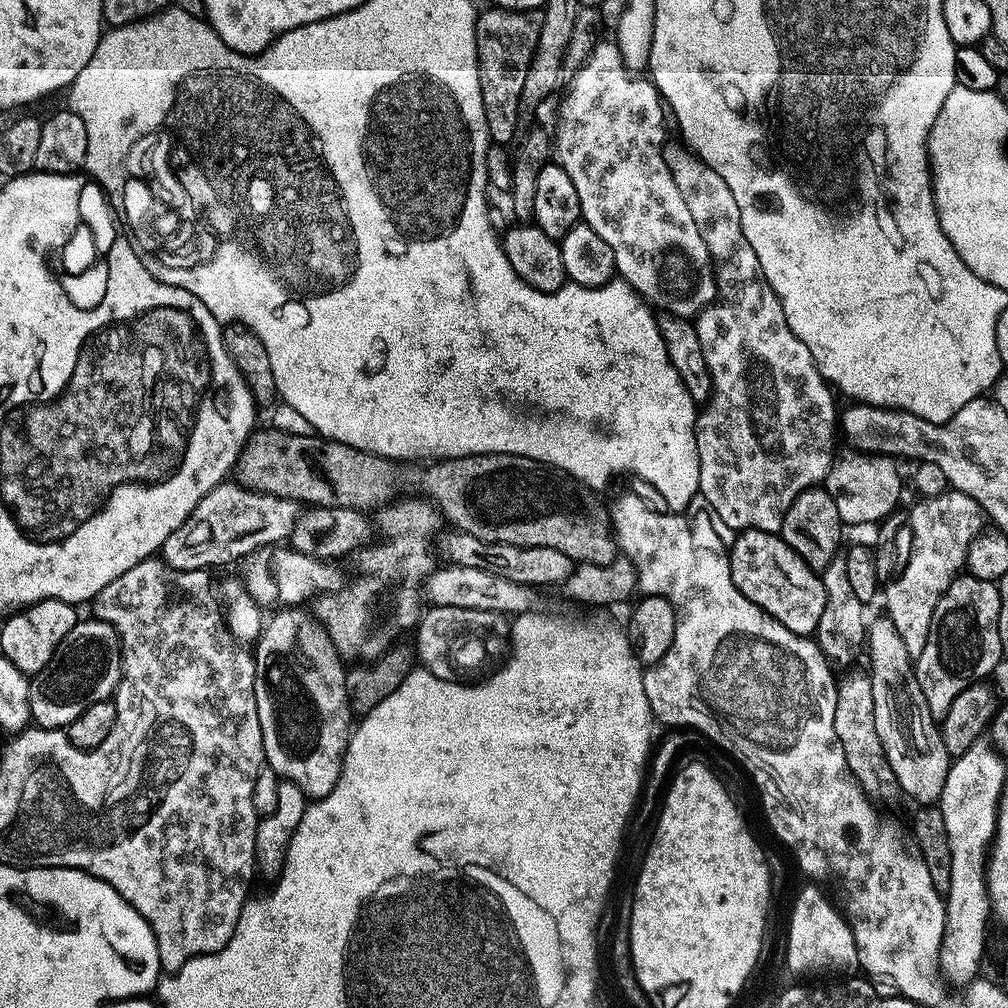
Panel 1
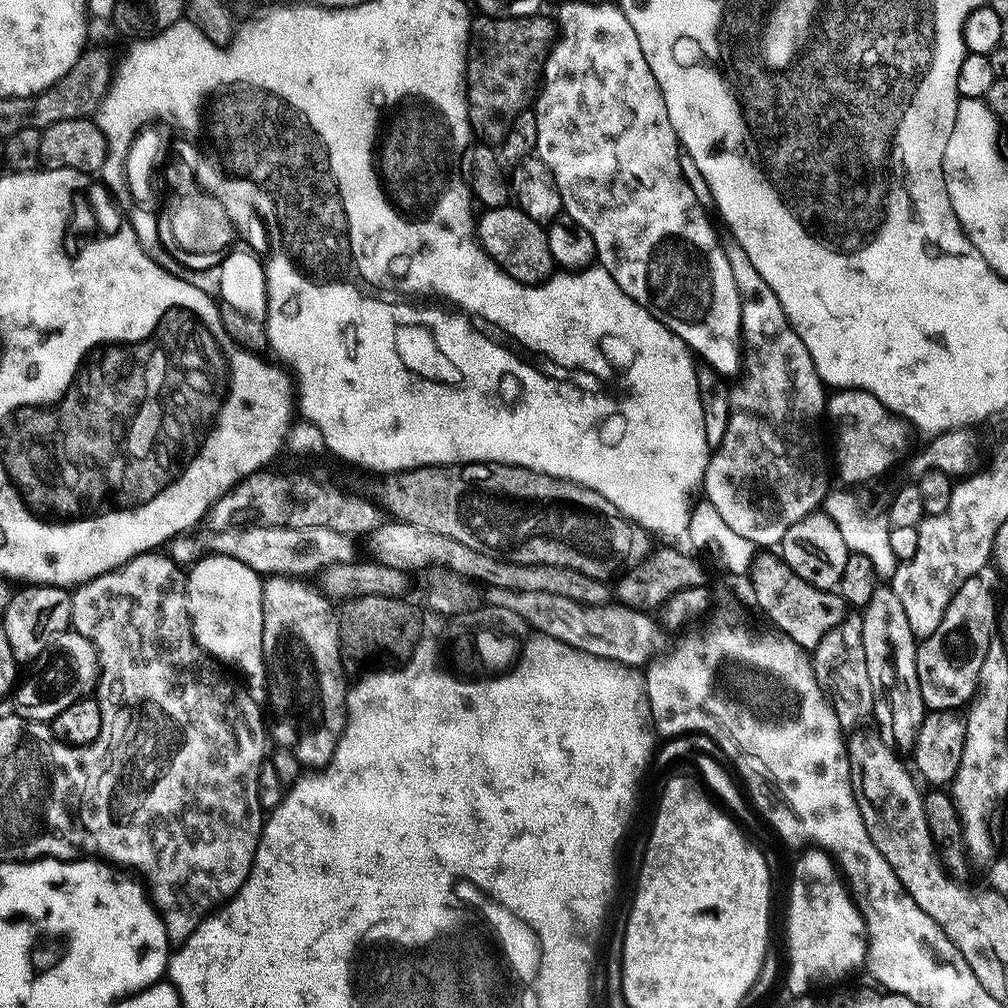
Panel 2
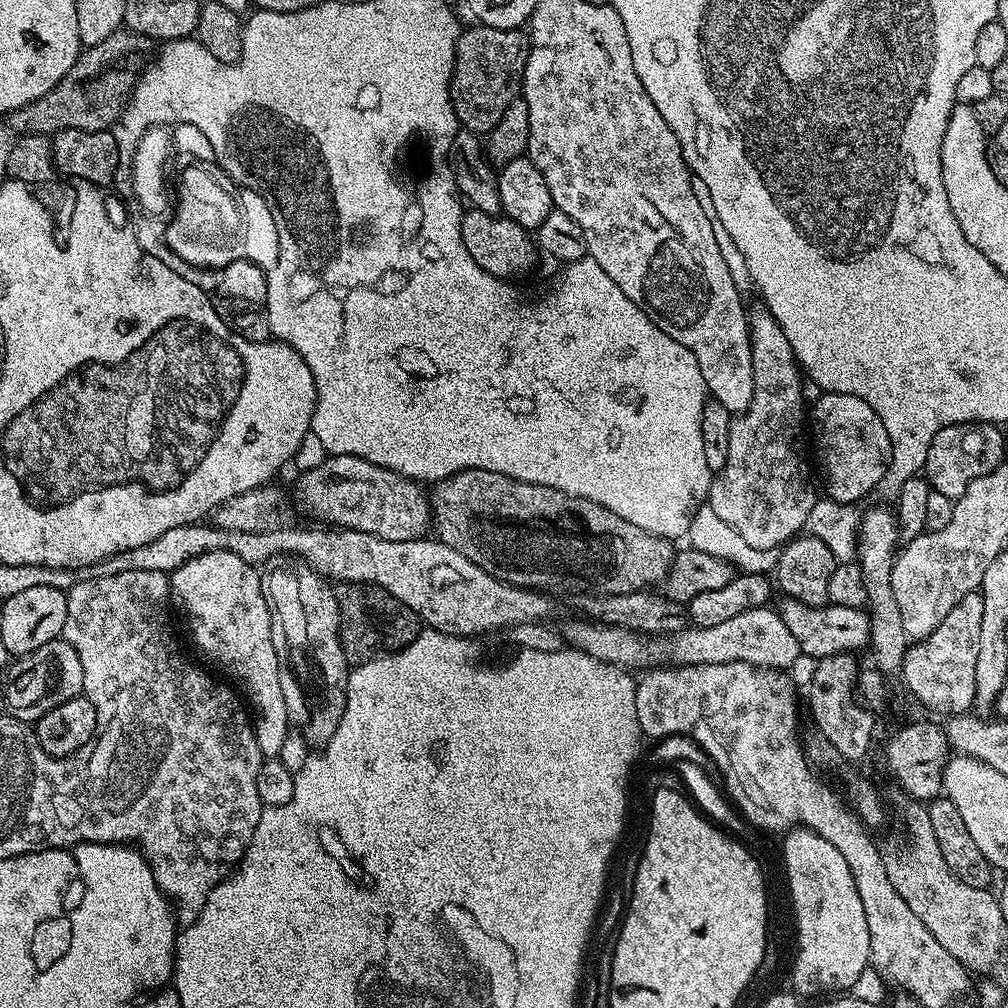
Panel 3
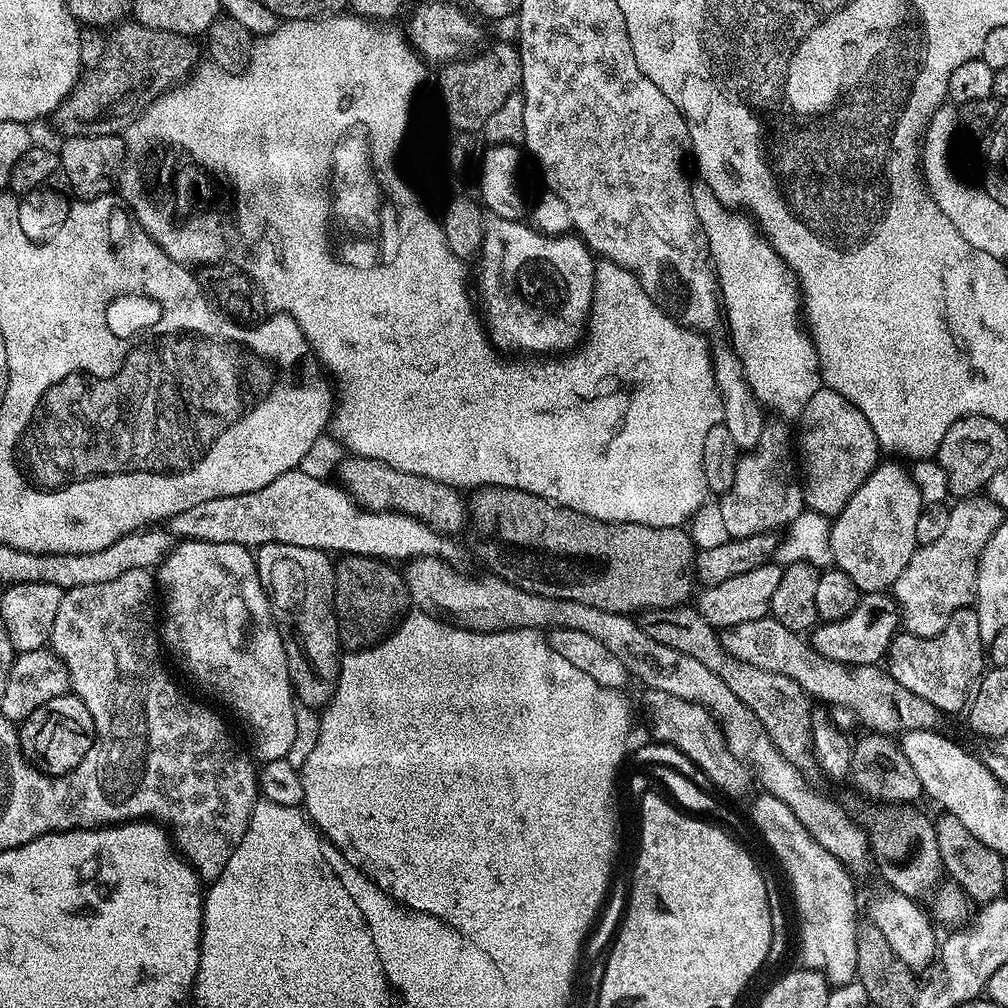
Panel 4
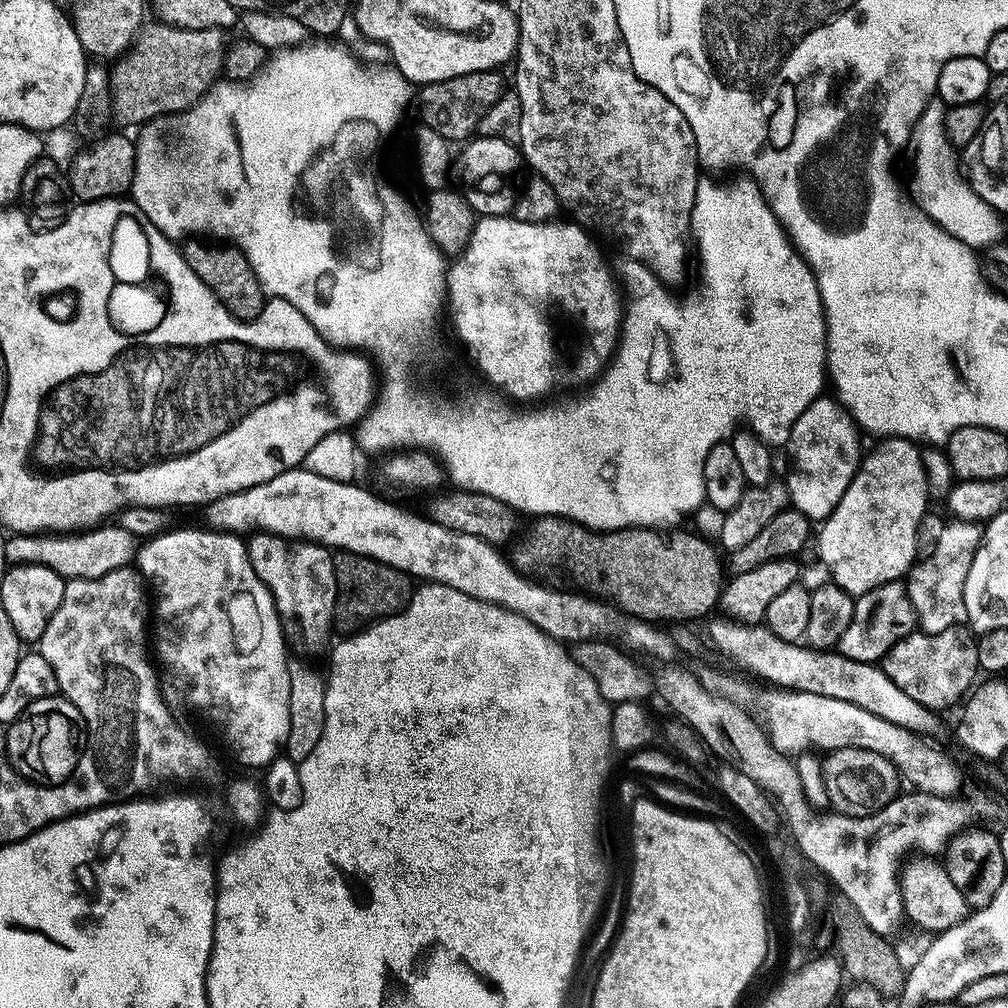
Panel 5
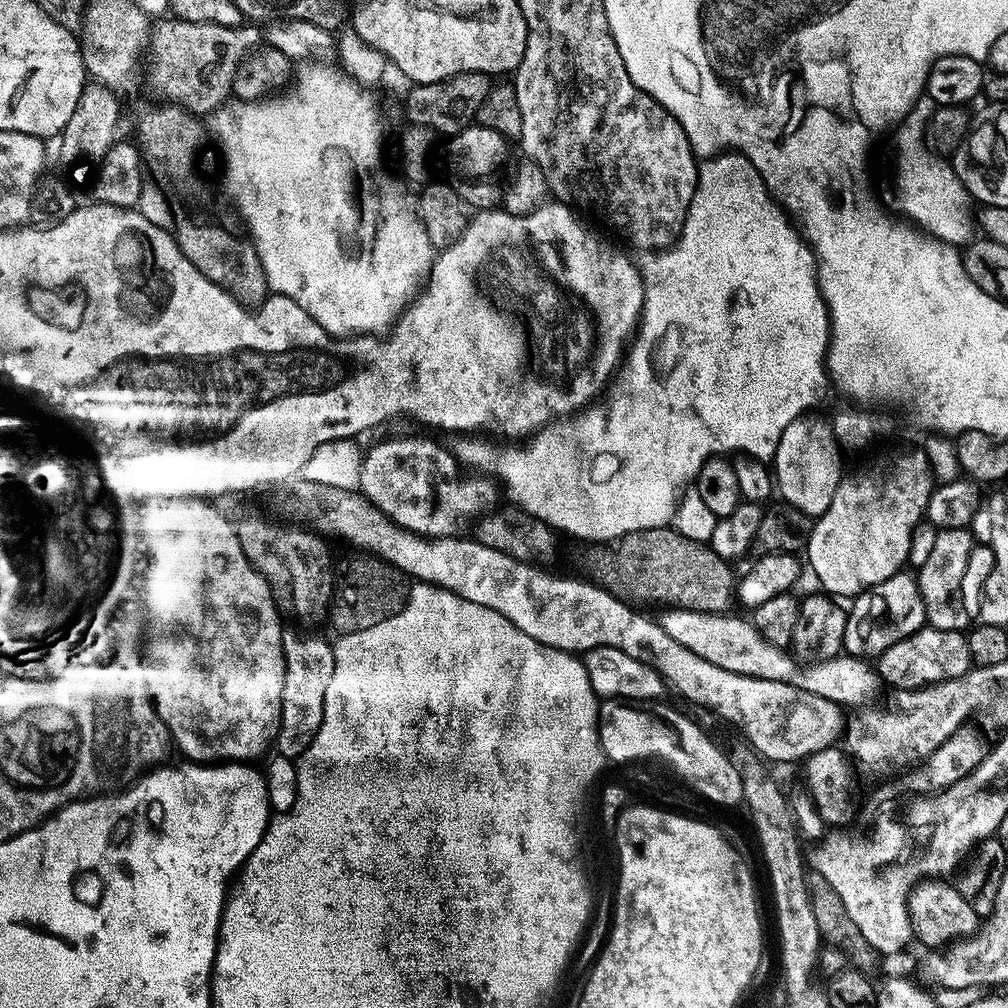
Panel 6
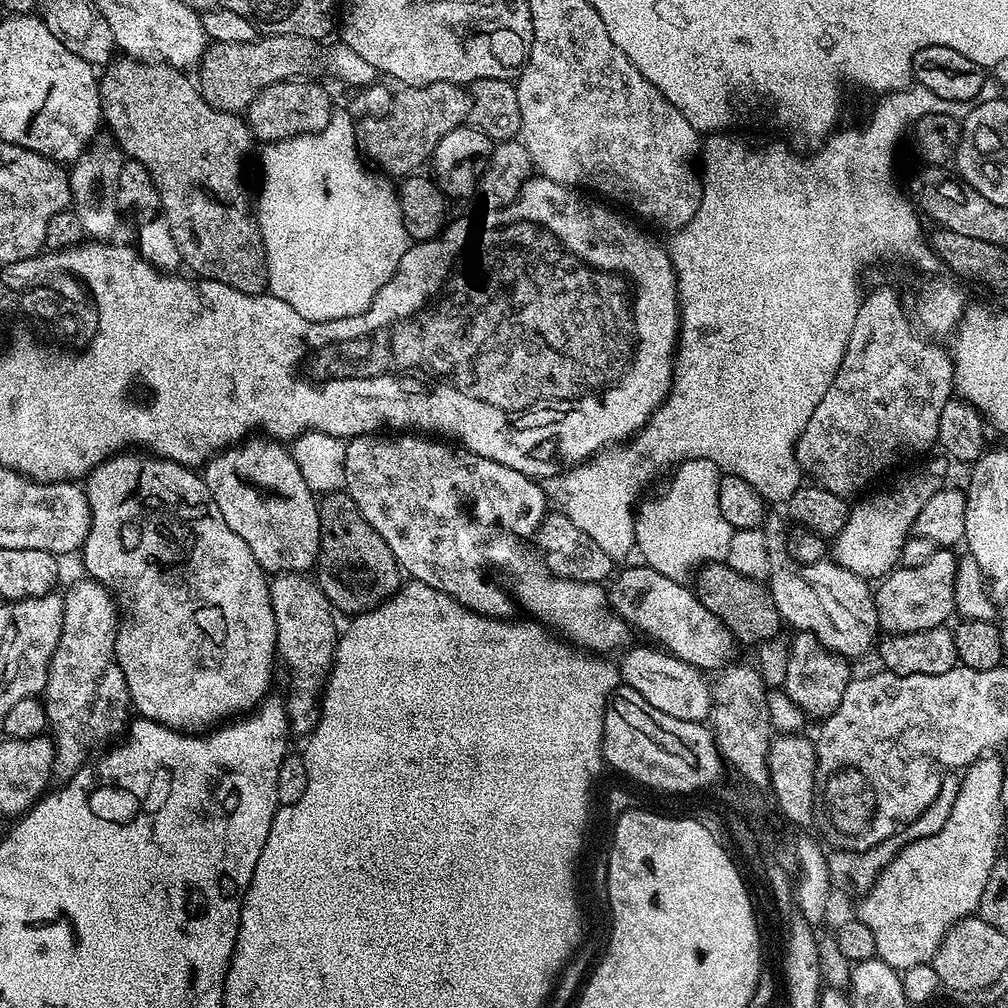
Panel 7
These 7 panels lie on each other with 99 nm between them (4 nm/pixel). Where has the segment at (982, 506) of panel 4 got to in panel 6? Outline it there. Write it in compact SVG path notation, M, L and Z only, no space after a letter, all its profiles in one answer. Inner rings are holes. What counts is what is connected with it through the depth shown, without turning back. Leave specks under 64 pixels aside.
M968 528L937 531L934 551L918 570L920 593L928 614L927 623L933 628L964 632L969 627L970 617L964 605L964 586L969 579L968 563L972 560L972 544L974 545L974 536Z

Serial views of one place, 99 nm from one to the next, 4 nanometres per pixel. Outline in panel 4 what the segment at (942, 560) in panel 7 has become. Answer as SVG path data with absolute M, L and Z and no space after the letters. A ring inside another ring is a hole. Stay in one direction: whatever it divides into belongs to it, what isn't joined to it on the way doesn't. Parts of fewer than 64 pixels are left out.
M869 592L861 595L858 606L854 610L850 610L850 614L846 614L846 618L829 620L813 628L810 633L810 643L812 649L818 654L822 654L822 658L830 658L834 662L842 662L849 666L853 664L879 665L887 657L888 648L901 628L900 607L896 605L895 599L883 592Z

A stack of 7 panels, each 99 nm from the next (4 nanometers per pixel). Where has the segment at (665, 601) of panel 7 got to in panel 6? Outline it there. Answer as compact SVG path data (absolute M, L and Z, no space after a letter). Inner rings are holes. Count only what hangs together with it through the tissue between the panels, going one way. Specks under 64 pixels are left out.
M668 606L659 613L658 619L662 630L674 638L674 642L682 642L686 650L694 650L698 658L706 658L706 662L714 662L714 666L722 666L722 670L730 670L734 674L746 674L750 678L766 678L770 682L786 682L790 686L798 686L810 694L818 694L818 698L826 698L830 702L847 706L847 704L860 704L873 701L876 691L882 688L882 681L871 667L868 668L863 659L841 654L832 660L821 660L819 662L808 662L802 665L798 663L787 651L775 648L772 644L762 638L762 634L756 629L751 619L738 620L733 614L717 614L715 612L695 612L675 606Z

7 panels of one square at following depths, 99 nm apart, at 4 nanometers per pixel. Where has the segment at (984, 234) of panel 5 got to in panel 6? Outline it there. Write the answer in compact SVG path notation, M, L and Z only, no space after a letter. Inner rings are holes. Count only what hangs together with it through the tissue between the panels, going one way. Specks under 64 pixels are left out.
M925 94L916 101L903 120L895 125L896 200L913 225L924 224L923 231L929 237L953 246L964 246L974 236L973 215L971 218L963 204L963 200L969 197L968 191L958 178L955 167L945 157L937 156L928 149L928 143L924 141L924 129L937 107Z

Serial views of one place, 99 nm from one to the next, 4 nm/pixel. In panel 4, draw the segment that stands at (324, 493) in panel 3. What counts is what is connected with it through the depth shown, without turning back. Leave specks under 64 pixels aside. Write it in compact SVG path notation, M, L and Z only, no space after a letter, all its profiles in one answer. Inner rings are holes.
M345 455L340 461L338 480L353 503L369 512L396 512L424 524L431 532L439 532L448 538L466 524L466 500L457 489L440 480L426 478L422 474L410 474L406 470L394 470L386 462L378 462L369 456Z

